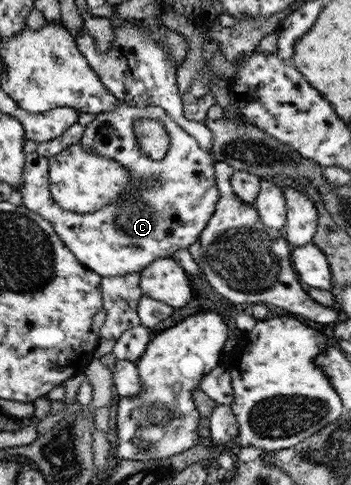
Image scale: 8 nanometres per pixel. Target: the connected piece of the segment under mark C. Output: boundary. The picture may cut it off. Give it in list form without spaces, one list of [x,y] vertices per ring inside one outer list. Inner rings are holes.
[[[118,101],[115,109],[97,114],[96,120],[85,126],[80,141],[91,148],[91,152],[118,160],[124,168],[131,169],[135,180],[149,182],[132,194],[120,195],[117,201],[99,211],[70,212],[54,202],[49,185],[48,158],[34,152],[26,154],[24,184],[17,189],[23,205],[51,221],[63,243],[84,265],[105,277],[141,273],[156,259],[172,257],[176,251],[187,249],[201,238],[219,202],[215,161],[191,133],[180,128],[171,113],[161,106],[139,107]],[[140,118],[158,120],[169,132],[170,148],[162,160],[152,160],[139,150],[133,130],[134,122]]]

